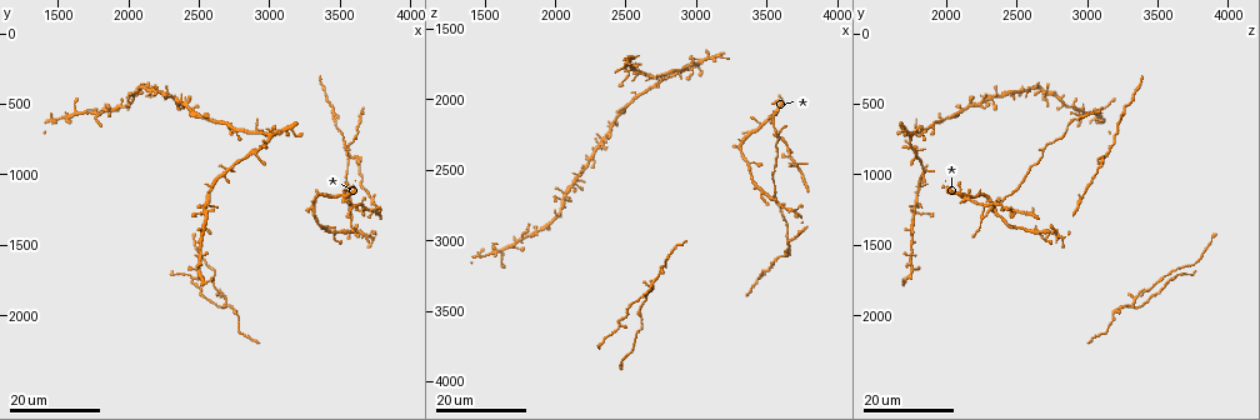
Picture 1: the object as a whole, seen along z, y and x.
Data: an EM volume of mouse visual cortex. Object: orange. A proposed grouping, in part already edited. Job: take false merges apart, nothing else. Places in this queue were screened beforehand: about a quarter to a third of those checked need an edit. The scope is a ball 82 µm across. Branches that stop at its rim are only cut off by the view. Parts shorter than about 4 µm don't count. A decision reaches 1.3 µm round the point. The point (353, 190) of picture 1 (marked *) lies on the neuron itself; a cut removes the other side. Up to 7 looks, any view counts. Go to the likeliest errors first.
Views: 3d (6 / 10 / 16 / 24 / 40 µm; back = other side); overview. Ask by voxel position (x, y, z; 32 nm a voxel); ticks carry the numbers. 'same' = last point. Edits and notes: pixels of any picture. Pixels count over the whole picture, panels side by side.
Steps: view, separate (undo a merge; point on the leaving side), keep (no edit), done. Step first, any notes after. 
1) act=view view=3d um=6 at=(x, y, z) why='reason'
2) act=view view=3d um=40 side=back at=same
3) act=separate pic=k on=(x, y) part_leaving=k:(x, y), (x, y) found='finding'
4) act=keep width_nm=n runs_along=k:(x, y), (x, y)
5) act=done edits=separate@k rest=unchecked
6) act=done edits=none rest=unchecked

act=view view=3d um=24 at=(2540, 1260, 1780) why='small branch off a trunk'

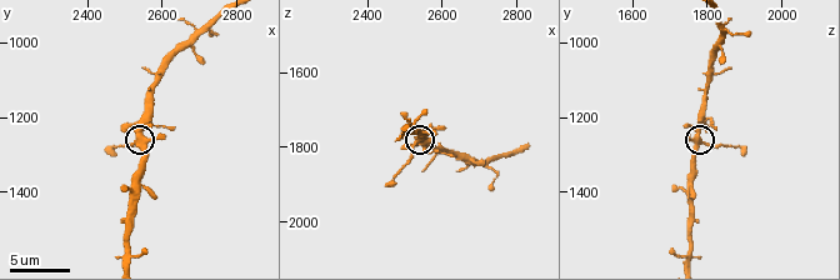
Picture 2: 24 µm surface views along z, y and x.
act=view view=3d um=10 at=(2530, 1270, 1790)

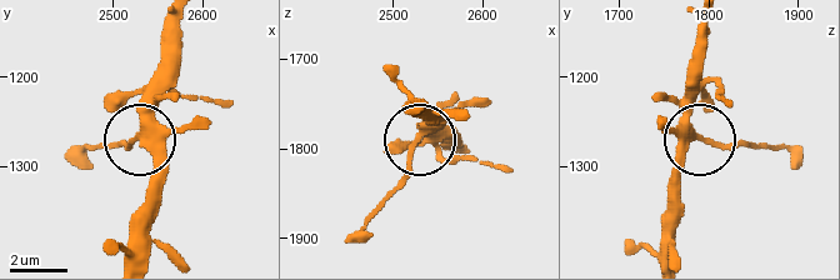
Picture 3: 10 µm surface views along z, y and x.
act=keep arms=3 found='all the same neuron'

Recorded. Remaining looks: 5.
act=view view=3d um=24 at=(2680, 1940, 3340) why='thin arm on a thick one'

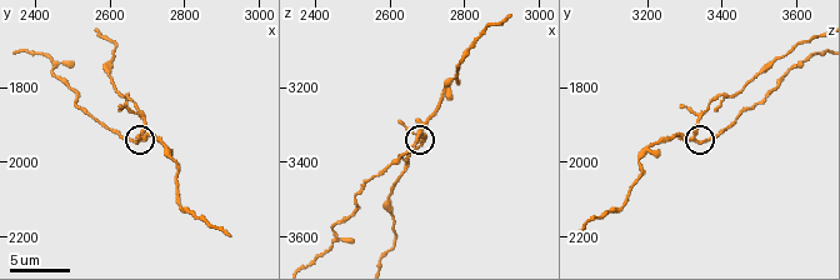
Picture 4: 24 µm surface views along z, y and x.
act=view view=3d um=6 at=(2680, 1940, 3320) why='closer look'

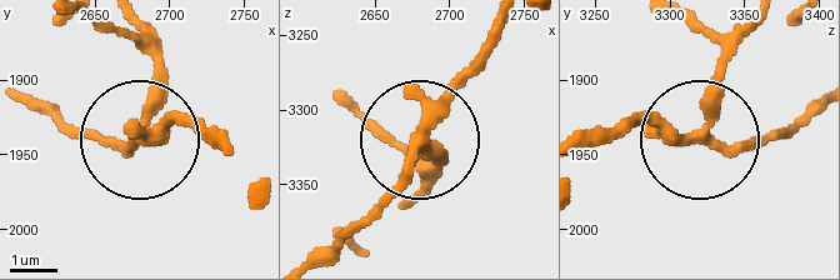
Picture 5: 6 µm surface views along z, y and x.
act=keep arms=3 found='continuous, no second neuron'

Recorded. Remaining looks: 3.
act=view view=3d um=24 at=(3560, 1300, 2260) why='three arms meet'

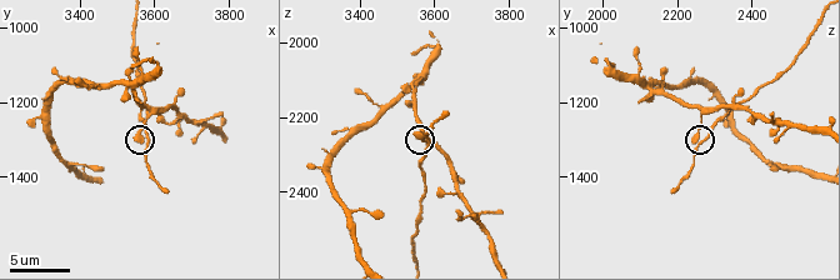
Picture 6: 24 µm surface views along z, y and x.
act=view view=3d um=6 at=(3570, 1300, 2250) why='zoom in'

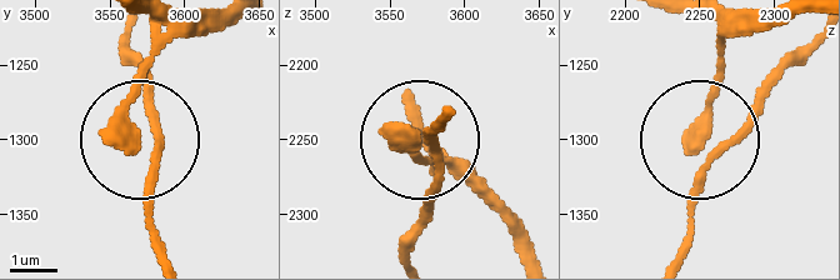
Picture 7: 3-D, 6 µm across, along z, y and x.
act=keep width_nm=270 found='one neuron here'

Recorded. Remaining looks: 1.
act=done edits=none rest=unchecked

